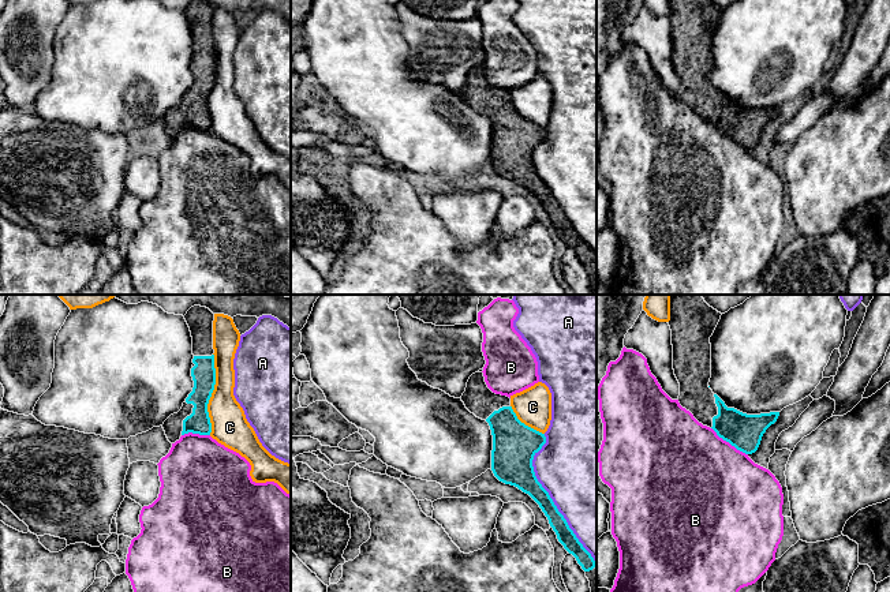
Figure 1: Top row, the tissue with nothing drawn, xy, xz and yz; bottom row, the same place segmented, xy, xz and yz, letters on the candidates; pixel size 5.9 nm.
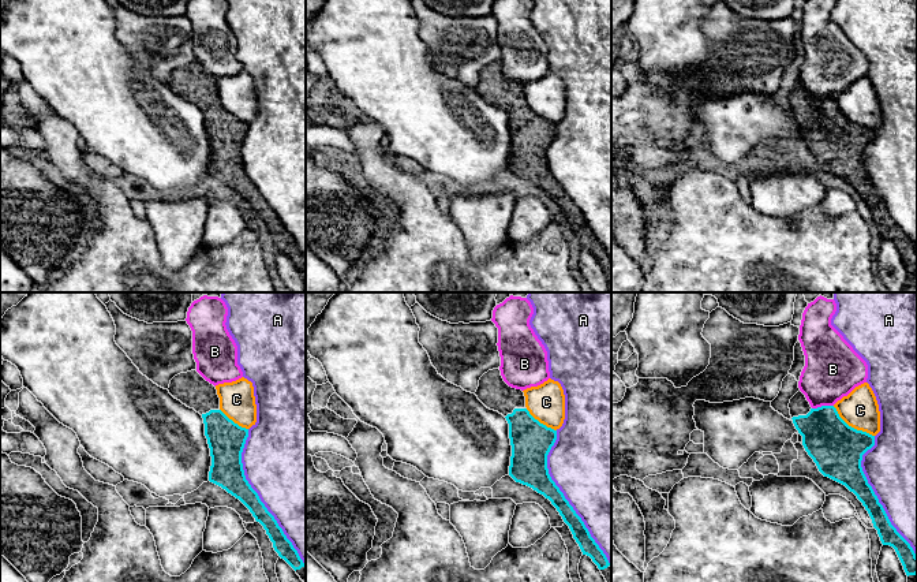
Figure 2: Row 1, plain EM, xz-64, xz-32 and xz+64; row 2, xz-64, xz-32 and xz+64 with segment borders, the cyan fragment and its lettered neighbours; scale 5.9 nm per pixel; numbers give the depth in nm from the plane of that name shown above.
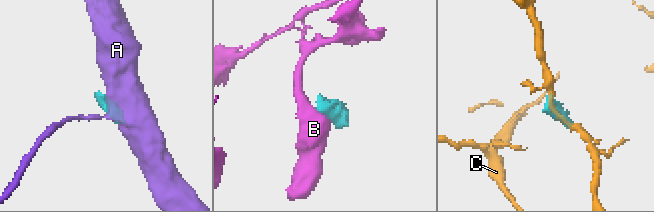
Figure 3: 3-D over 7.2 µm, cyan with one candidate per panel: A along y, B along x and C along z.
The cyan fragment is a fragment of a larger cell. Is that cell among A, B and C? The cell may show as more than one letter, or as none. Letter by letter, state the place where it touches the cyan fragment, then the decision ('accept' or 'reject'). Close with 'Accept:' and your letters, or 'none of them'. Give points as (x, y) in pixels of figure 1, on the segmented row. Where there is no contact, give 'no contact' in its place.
A: contact xz (552, 501); reject
B: contact yz (729, 442); reject
C: contact xy (210, 394); reject
Accept: none of them

